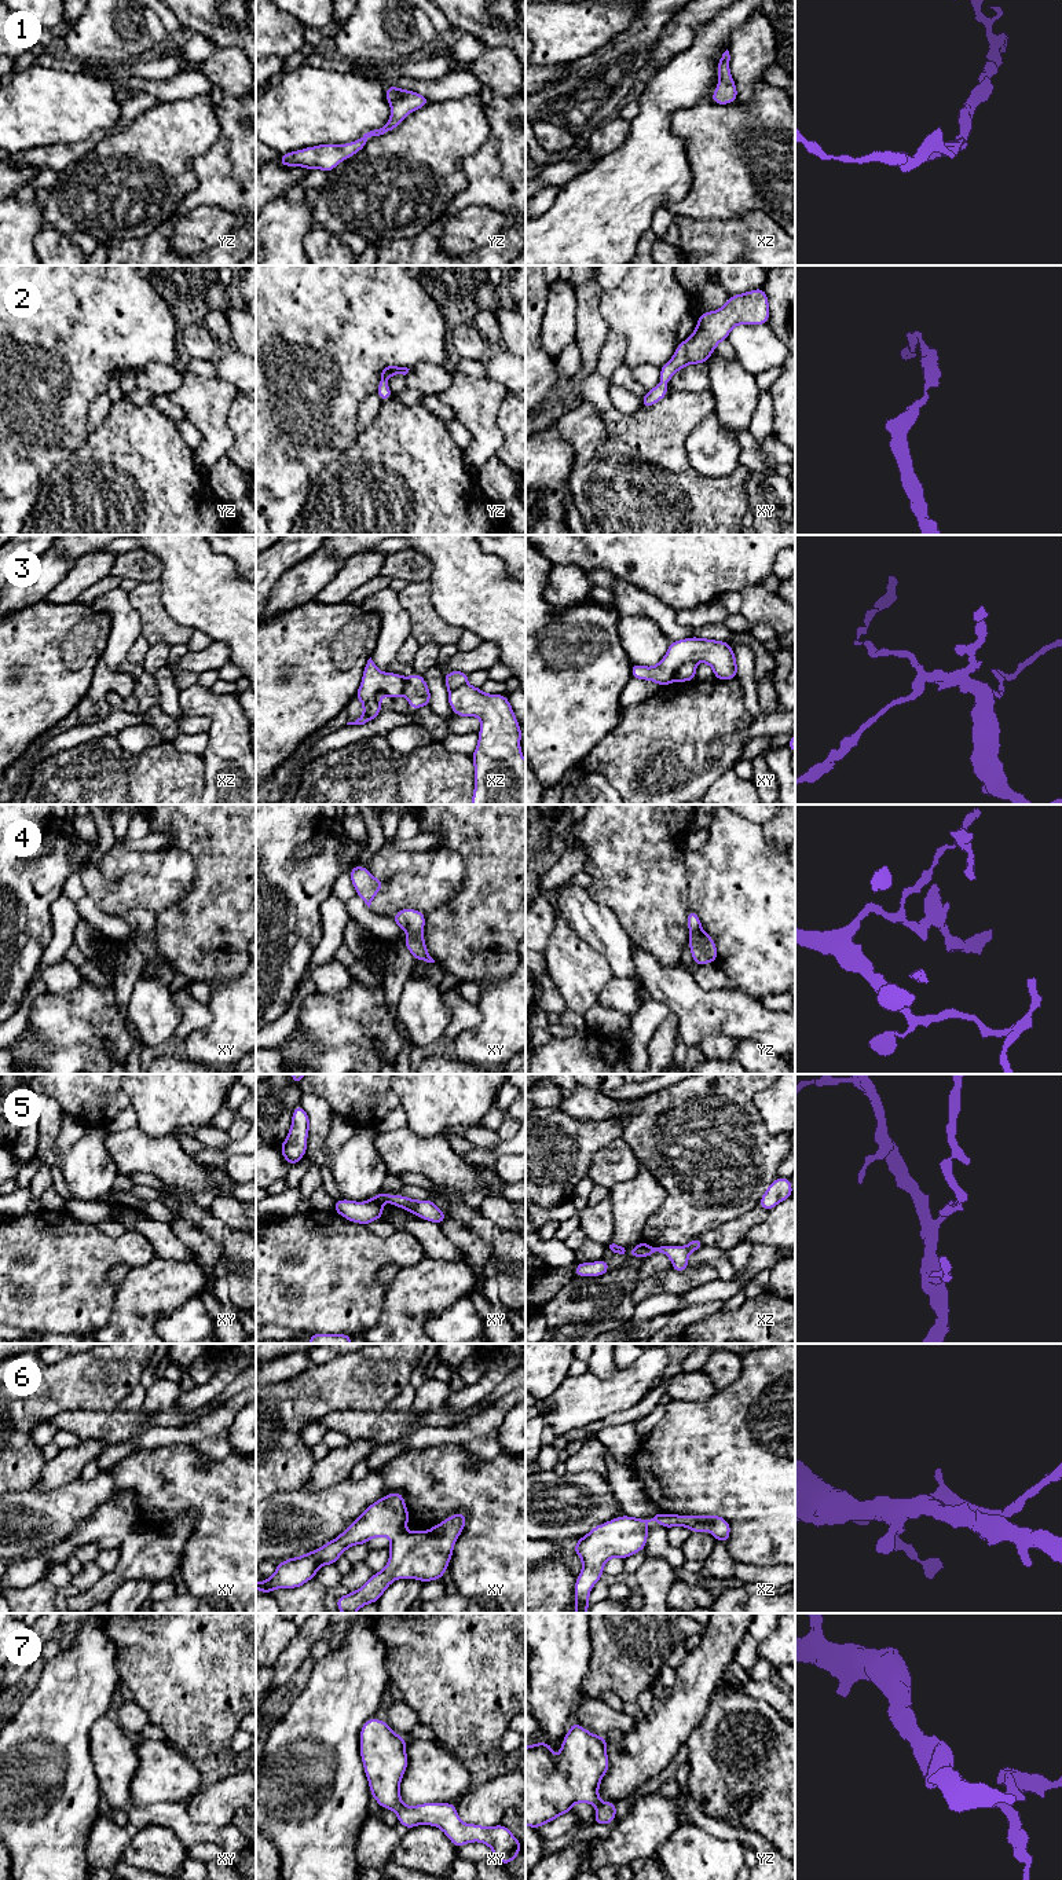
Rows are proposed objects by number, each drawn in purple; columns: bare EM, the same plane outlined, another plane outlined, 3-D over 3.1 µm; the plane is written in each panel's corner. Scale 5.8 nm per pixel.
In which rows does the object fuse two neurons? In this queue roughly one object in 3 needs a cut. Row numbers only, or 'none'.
3, 4, 5, 6

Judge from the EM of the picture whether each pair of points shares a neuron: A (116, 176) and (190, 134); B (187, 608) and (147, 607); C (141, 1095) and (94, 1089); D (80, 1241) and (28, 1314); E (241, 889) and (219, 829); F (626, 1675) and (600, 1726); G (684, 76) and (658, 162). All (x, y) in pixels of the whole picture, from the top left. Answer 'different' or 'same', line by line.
A: same
B: different
C: different
D: same
E: same
F: different
G: same

